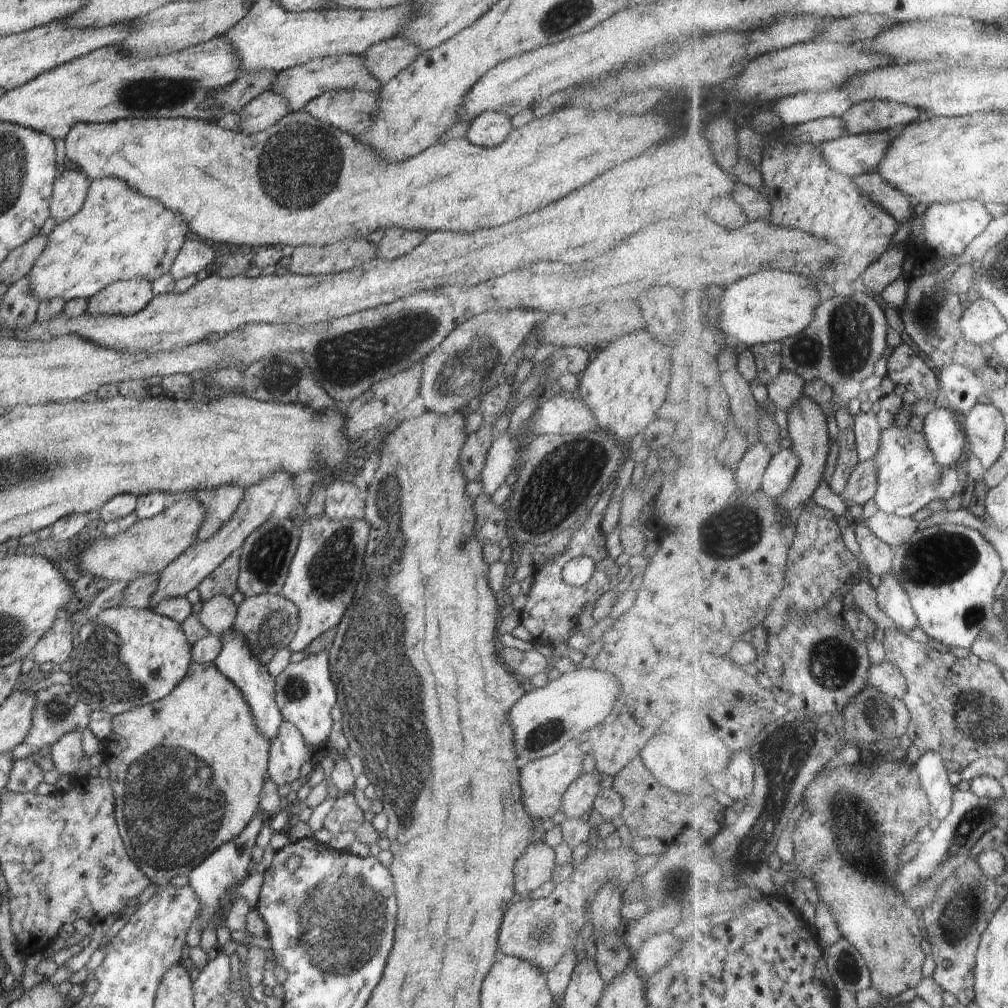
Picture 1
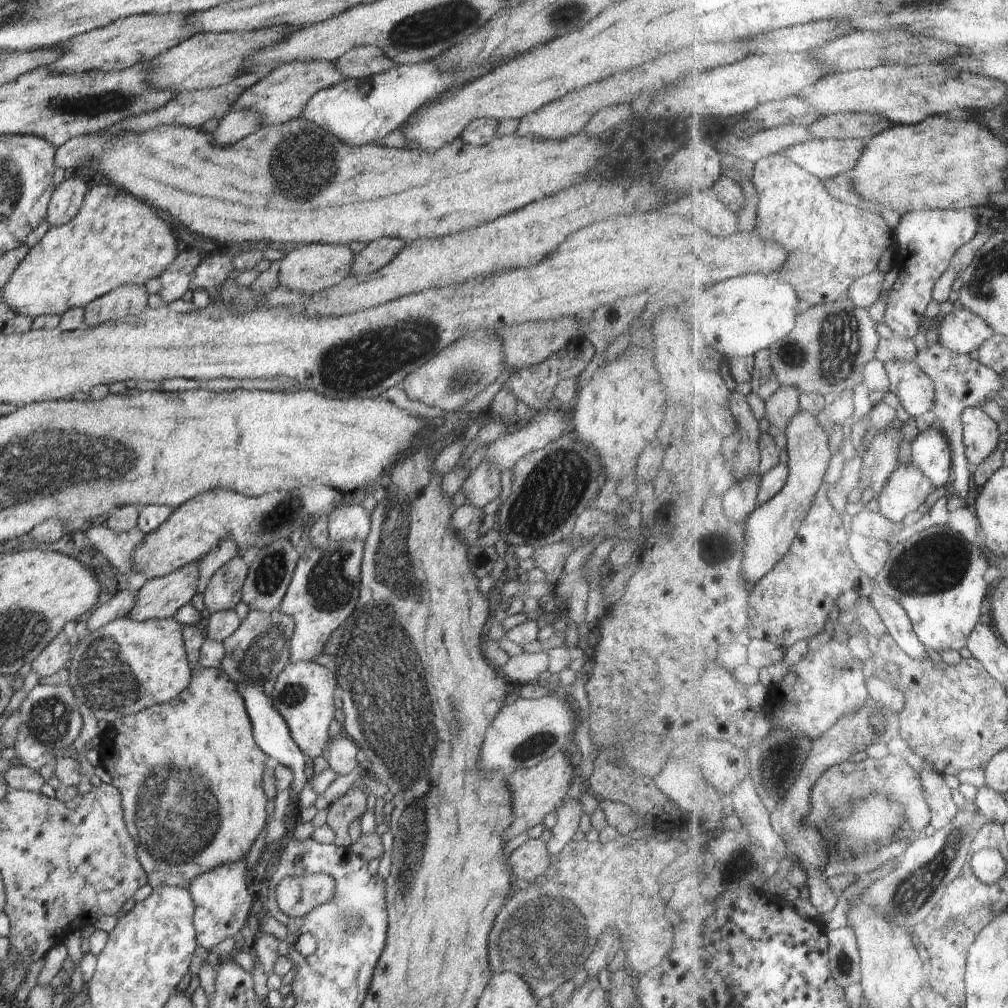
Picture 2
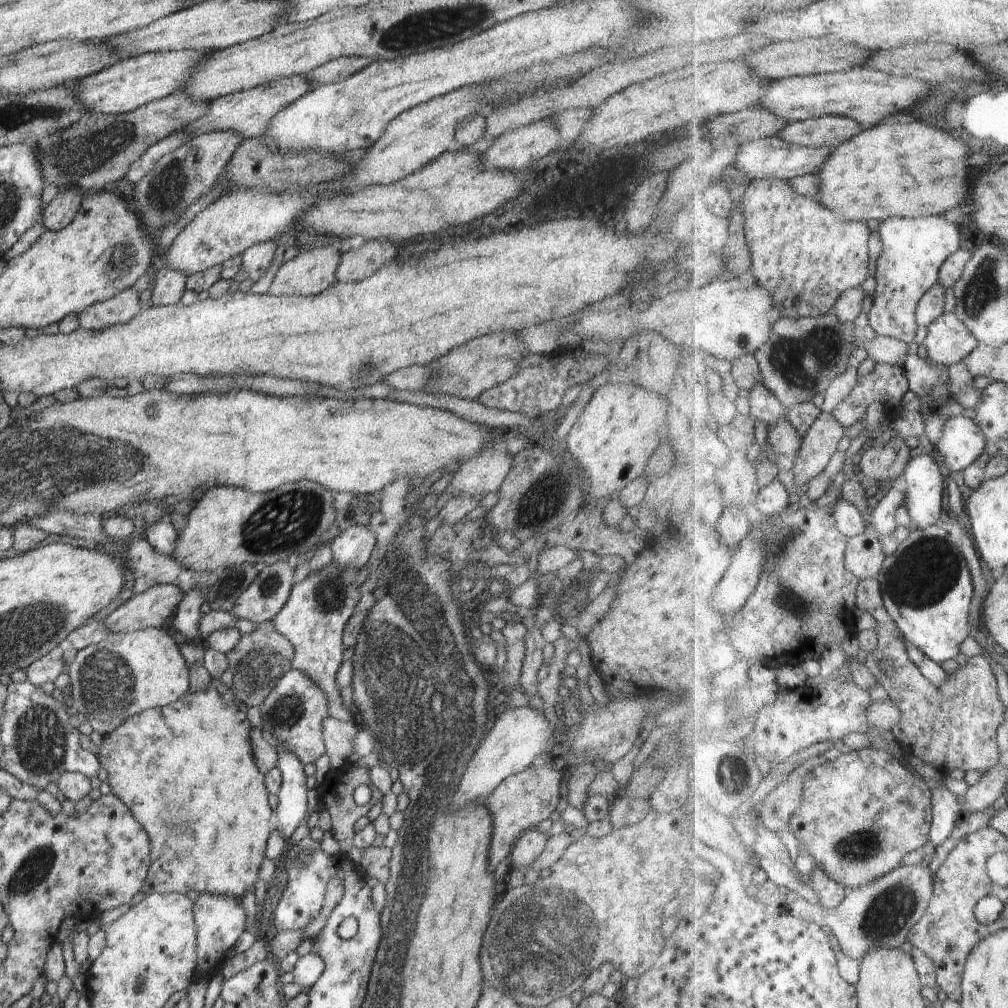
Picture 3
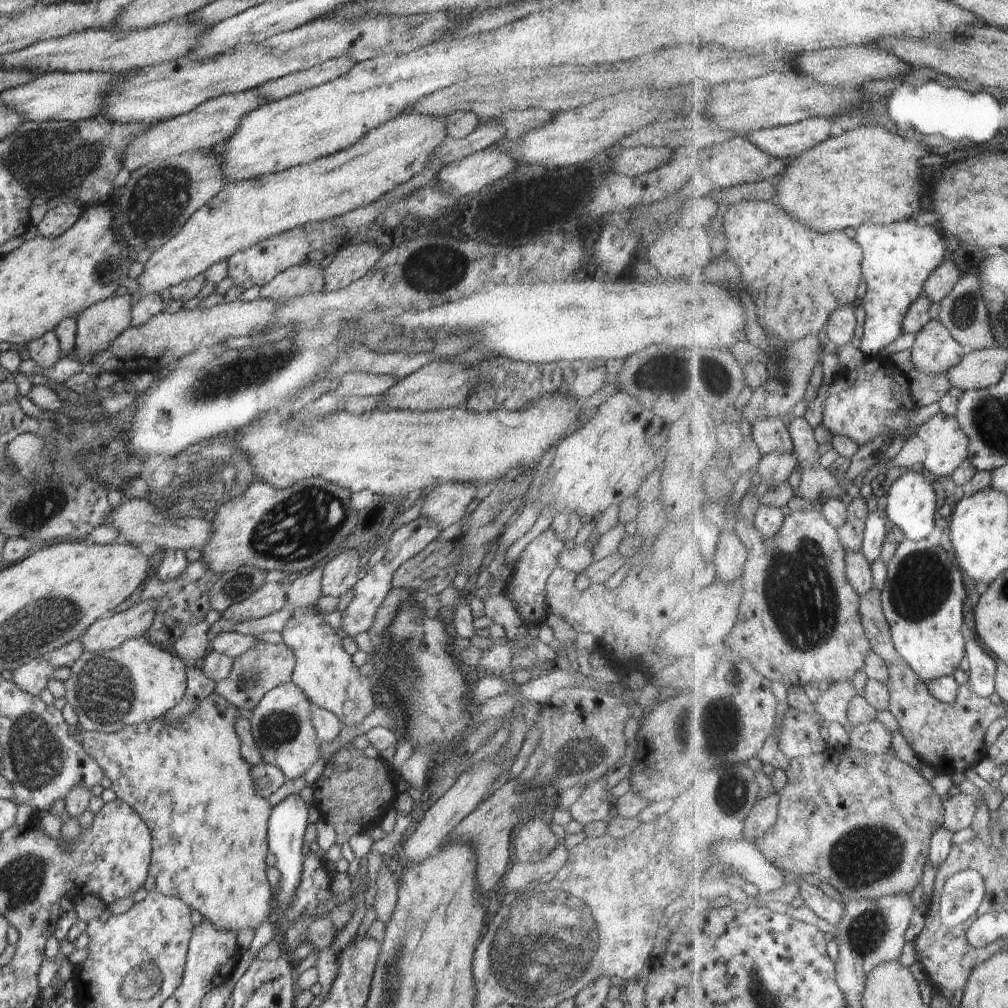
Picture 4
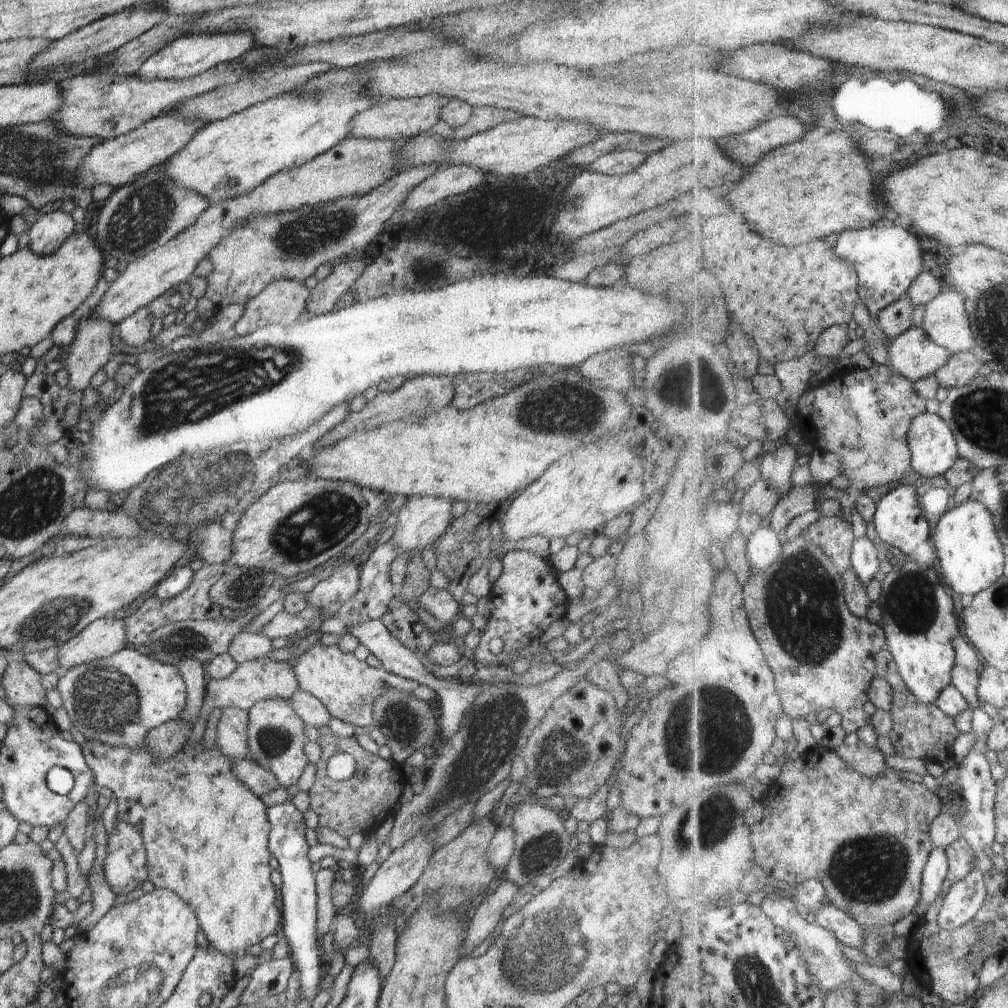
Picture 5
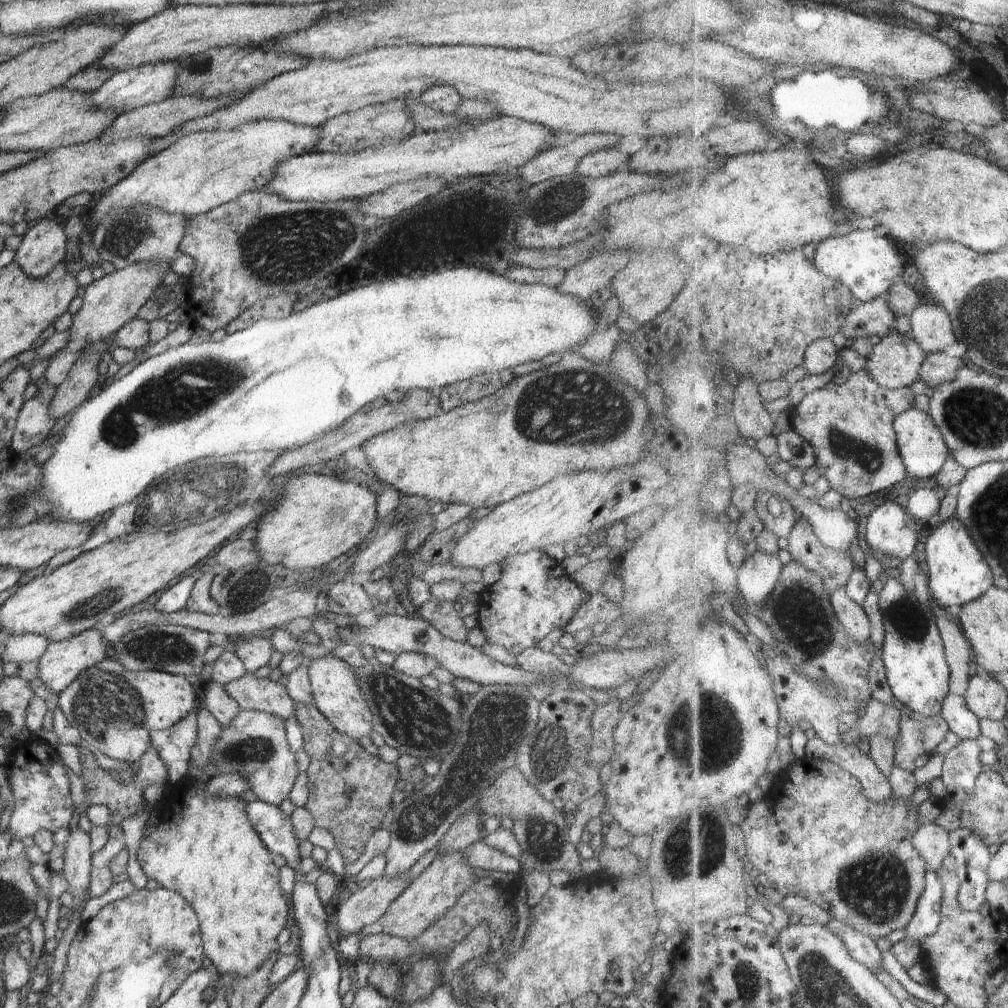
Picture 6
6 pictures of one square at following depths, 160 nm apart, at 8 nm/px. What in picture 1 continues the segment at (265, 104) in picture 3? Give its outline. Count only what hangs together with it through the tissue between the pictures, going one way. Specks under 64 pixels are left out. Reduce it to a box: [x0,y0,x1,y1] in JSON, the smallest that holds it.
[272,55,381,112]

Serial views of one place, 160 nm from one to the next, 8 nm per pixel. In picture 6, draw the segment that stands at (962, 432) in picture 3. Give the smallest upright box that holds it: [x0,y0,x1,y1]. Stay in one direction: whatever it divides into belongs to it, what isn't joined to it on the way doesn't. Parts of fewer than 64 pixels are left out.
[895,408,952,478]

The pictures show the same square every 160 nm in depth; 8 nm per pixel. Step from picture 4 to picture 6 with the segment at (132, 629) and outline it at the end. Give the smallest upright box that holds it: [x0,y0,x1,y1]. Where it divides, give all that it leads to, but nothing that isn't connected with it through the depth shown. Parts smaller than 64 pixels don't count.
[38,627,110,694]

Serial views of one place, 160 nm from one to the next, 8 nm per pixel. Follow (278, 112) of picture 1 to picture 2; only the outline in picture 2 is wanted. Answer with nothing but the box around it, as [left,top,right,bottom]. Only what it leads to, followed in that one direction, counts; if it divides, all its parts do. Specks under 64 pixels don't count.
[213,109,262,147]

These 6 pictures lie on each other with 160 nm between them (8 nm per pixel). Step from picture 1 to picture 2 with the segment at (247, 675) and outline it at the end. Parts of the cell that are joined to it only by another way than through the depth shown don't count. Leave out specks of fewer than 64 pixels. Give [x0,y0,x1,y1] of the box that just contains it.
[237,684,308,796]

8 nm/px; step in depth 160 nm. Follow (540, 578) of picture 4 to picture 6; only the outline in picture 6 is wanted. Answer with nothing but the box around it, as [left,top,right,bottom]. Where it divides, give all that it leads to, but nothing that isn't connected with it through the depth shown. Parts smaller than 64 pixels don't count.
[476,551,586,656]

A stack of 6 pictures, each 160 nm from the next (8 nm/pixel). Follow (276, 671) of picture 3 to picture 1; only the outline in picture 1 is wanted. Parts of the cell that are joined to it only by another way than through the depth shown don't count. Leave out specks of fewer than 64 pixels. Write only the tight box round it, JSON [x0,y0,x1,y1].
[233,593,299,666]

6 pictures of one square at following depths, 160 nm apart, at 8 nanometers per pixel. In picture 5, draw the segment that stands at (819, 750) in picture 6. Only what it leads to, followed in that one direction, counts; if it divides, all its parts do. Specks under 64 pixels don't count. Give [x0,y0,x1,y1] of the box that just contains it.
[837,732,887,777]

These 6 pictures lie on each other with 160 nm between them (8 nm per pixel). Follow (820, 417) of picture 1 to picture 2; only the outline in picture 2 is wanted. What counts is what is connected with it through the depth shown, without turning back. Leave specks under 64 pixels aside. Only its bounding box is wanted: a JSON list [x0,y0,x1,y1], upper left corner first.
[746,411,830,586]

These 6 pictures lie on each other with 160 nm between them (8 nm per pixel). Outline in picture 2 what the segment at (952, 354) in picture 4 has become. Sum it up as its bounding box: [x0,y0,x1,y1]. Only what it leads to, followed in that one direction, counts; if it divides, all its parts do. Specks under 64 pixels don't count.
[939,308,996,355]

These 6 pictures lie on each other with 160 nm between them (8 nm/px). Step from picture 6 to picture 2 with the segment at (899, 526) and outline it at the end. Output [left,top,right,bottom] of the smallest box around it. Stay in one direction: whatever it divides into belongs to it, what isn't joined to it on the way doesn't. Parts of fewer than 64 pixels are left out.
[911,417,955,487]

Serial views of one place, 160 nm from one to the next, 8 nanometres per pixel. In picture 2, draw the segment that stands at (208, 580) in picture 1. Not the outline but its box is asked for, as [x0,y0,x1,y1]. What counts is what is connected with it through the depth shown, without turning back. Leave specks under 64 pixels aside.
[202,554,248,614]

